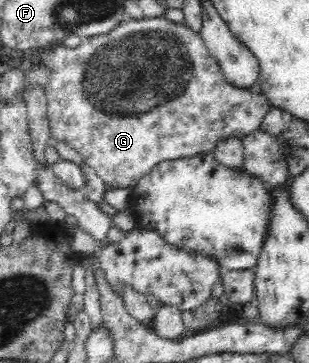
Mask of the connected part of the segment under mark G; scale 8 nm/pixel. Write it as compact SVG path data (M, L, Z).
M164 17L123 20L114 26L109 32L96 37L84 38L78 48L68 48L58 45L58 48L47 48L47 52L41 56L41 62L50 68L50 81L44 88L46 101L48 102L48 119L50 124L50 136L65 146L71 146L81 156L83 162L89 165L103 179L103 182L110 184L114 189L133 187L137 184L143 174L147 174L155 164L166 160L177 160L187 158L195 154L213 151L215 142L221 138L242 139L252 132L259 131L265 115L273 108L270 100L263 94L253 93L249 89L240 89L227 82L223 76L218 62L211 56L206 45L201 39L200 33L194 32L186 24L171 23Z

